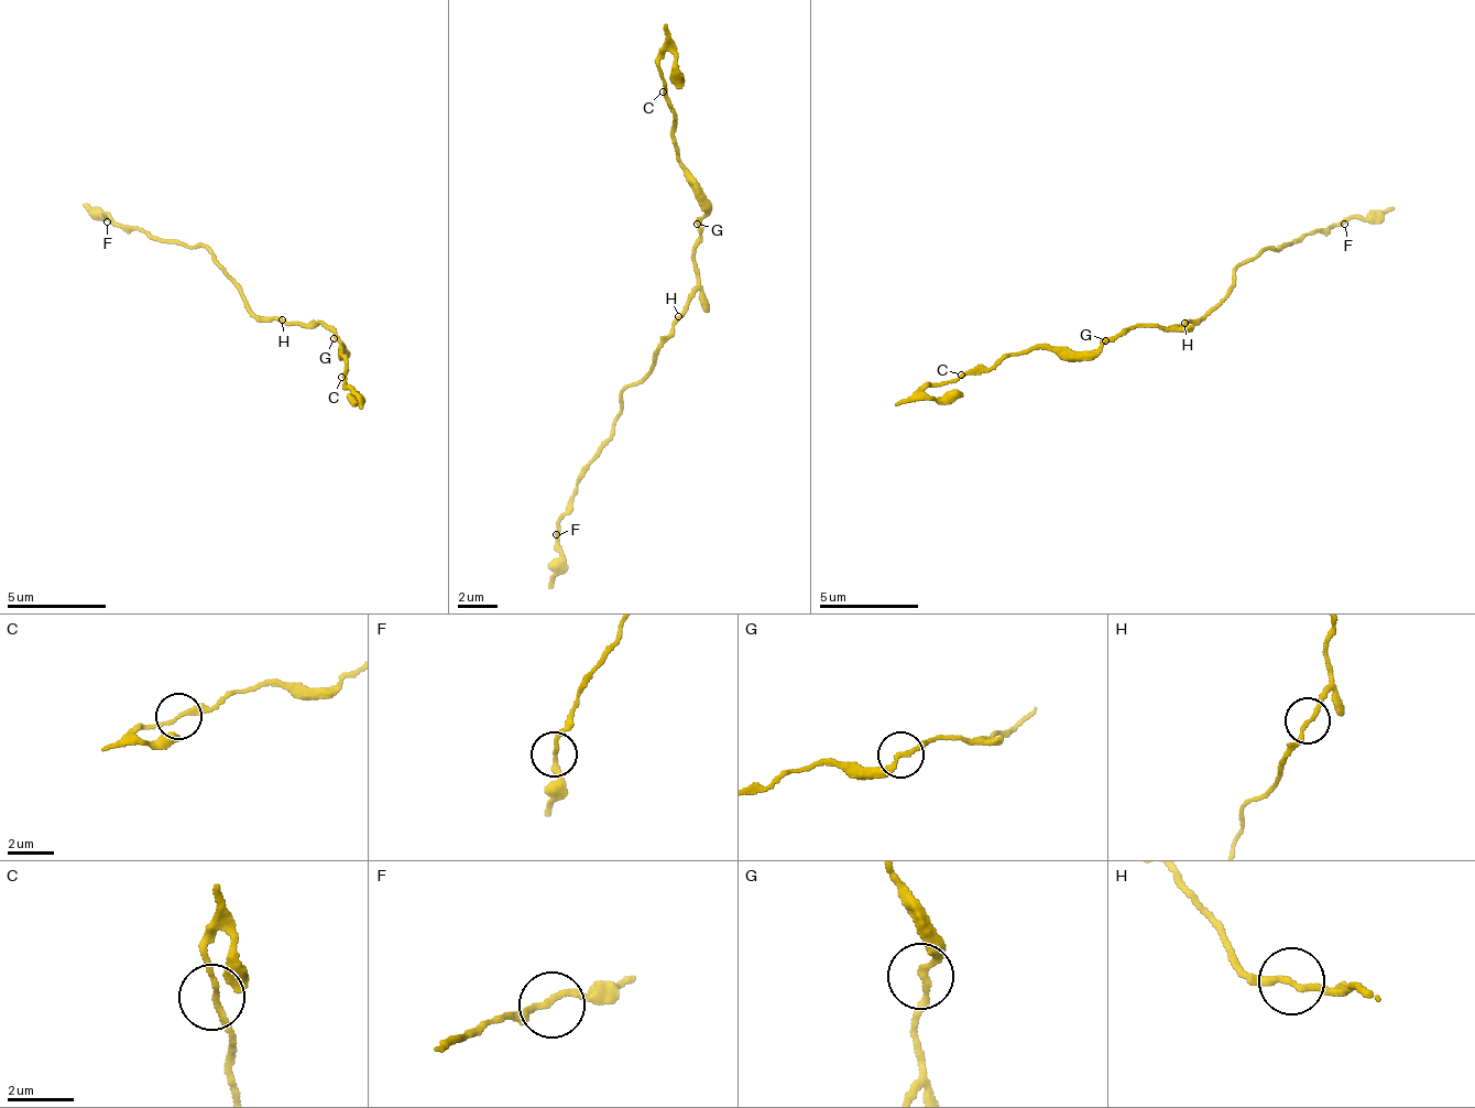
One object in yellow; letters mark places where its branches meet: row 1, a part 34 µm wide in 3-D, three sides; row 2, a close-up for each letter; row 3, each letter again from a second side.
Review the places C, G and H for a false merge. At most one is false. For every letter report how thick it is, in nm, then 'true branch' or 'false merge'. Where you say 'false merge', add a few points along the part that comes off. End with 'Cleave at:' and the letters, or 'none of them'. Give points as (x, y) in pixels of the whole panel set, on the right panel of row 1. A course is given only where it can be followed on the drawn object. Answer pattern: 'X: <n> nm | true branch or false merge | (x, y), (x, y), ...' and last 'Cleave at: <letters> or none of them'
C: 160 nm | true branch
G: 170 nm | true branch
H: 170 nm | true branch
Cleave at: none of them

